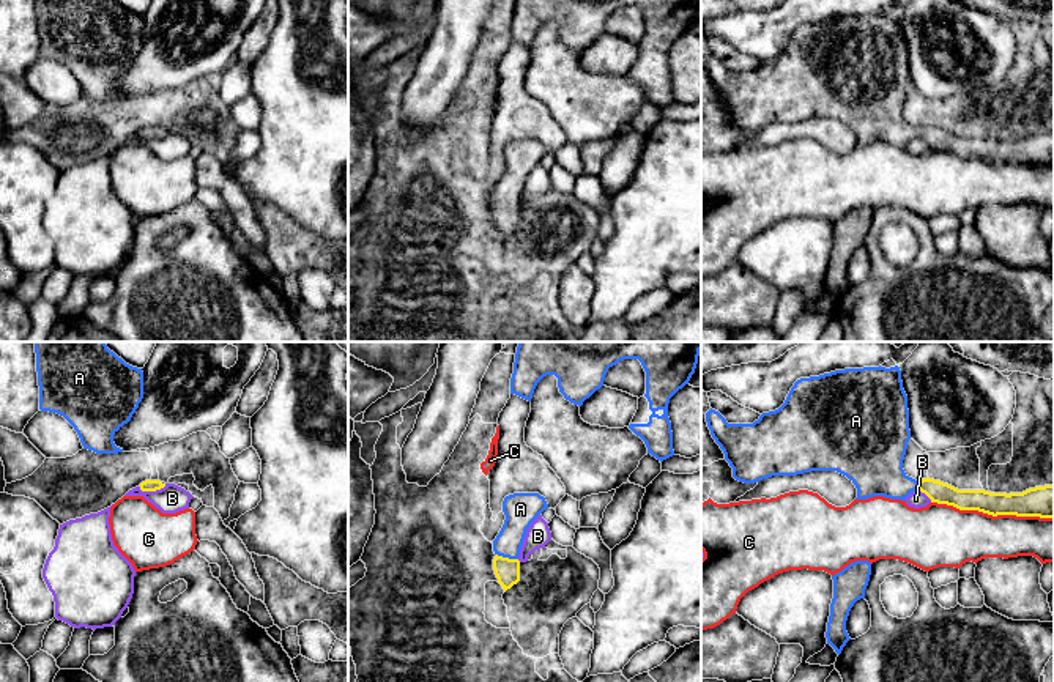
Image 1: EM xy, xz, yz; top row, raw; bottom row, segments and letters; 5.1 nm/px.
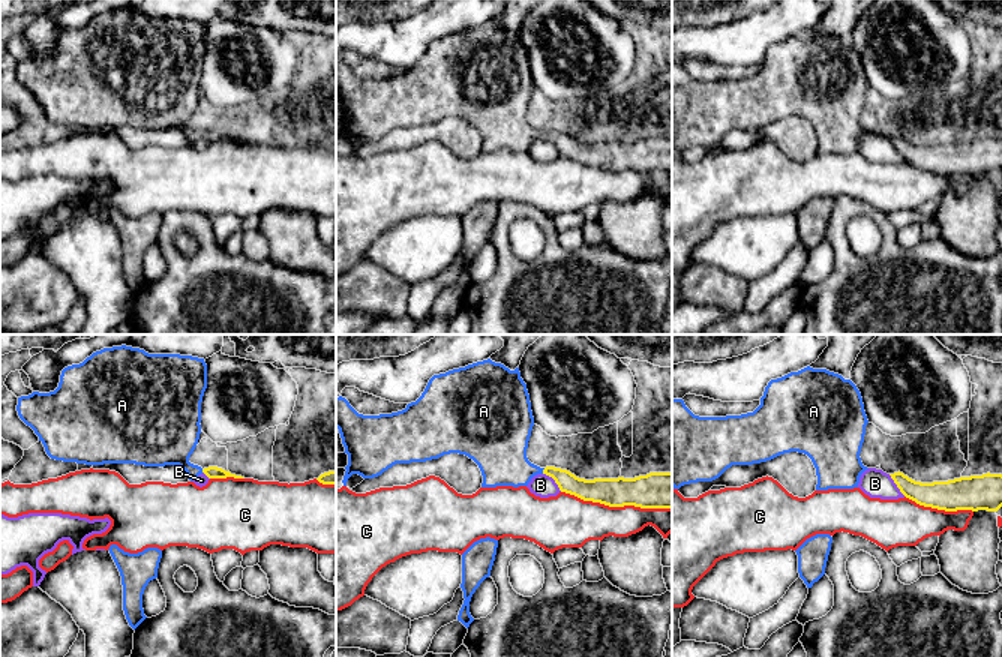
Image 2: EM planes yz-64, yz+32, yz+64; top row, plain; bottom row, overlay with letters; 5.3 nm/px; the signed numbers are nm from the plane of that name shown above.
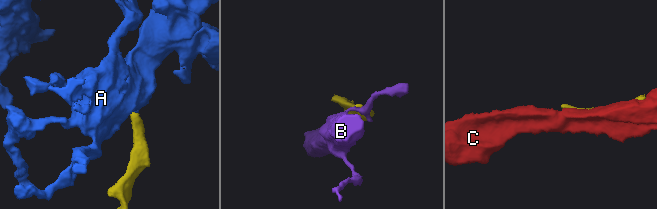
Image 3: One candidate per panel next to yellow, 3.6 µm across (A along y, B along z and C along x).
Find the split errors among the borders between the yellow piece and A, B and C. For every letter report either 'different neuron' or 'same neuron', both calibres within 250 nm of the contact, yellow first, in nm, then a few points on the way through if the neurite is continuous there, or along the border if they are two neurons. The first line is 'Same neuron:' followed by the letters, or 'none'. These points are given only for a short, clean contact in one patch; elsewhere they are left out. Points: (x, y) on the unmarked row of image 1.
Same neuron: A
A: same neuron; 130 nm thick on the yellow side, 170 nm on the other; runs through xz (508, 218), (508, 205), (508, 189), (520, 158)
B: different neuron; 60 nm thick on the yellow side, 140 nm on the other; border along xy (166, 131), (156, 137), (139, 136)
C: different neuron; 150 nm thick on the yellow side, 300 nm on the other

